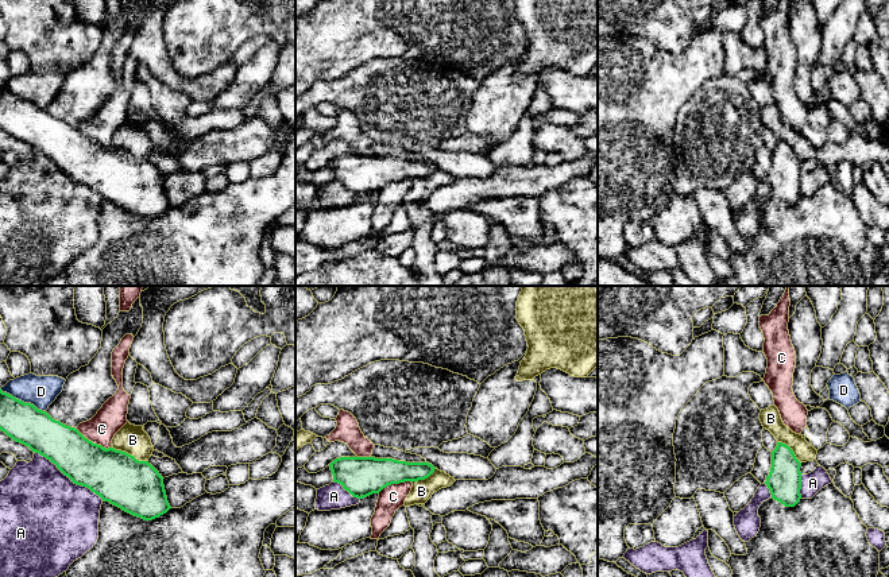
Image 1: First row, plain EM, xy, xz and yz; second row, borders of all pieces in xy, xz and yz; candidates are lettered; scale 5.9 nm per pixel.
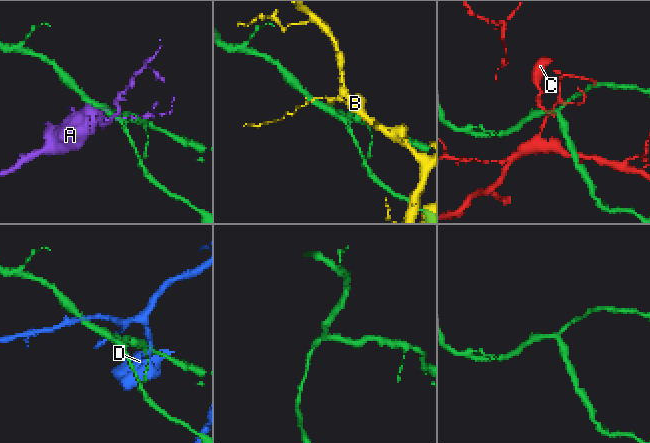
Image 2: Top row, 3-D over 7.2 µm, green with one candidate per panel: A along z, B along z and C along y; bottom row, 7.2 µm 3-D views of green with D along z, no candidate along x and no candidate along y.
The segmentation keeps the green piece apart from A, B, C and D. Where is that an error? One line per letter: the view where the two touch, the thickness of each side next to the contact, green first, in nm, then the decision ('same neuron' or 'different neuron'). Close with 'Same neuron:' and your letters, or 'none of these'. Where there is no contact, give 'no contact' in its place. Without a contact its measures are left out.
A: meets green in xy; 300 nm thick on the green side, 500 nm on the other; different neuron
B: meets green in xy; 320 nm thick on the green side, 170 nm on the other; different neuron
C: meets green in xy; 300 nm thick on the green side, 170 nm on the other; different neuron
D: meets green in xy; 240 nm thick on the green side, 190 nm on the other; different neuron
Same neuron: none of these

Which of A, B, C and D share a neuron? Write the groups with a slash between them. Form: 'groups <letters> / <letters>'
groups A / B / C / D

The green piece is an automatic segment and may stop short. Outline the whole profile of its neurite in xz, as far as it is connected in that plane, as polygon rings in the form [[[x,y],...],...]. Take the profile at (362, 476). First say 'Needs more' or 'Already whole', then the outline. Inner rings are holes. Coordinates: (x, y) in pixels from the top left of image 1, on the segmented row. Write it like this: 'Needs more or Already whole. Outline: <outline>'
Already whole. Outline: [[[340,457],[329,464],[333,481],[353,497],[379,493],[391,484],[428,479],[434,466],[429,462],[406,462],[393,458]]]

